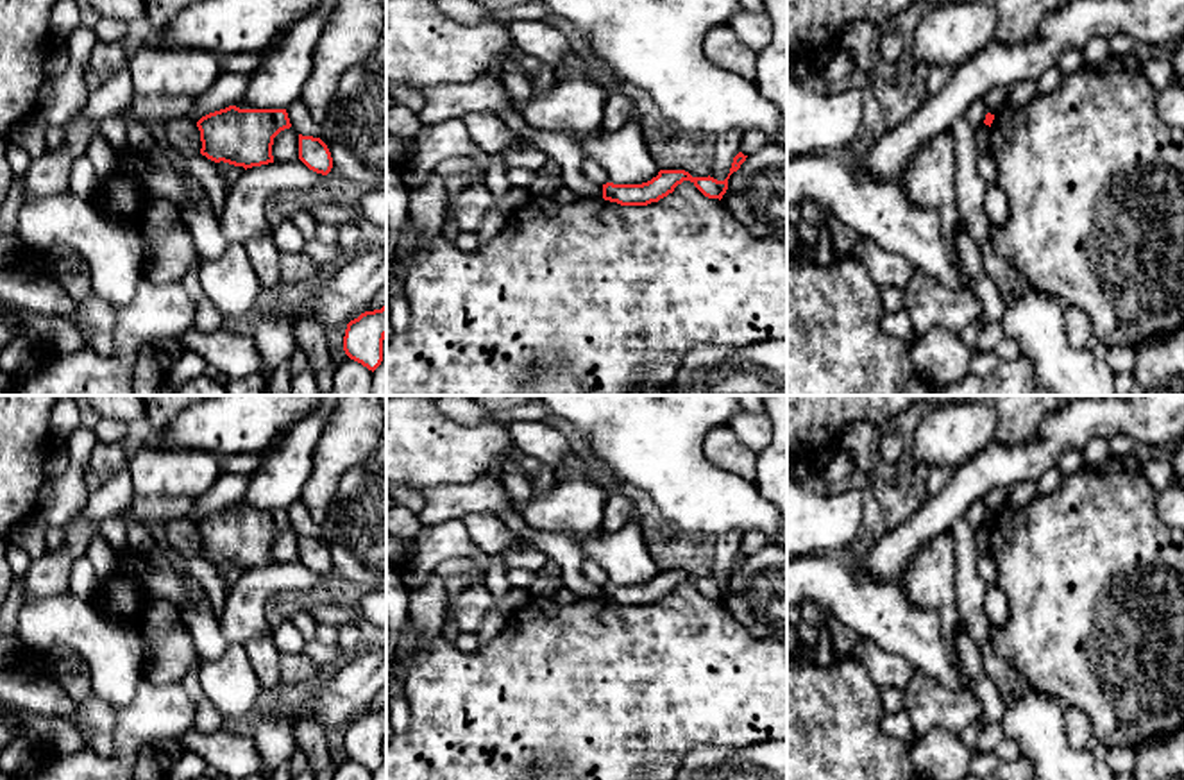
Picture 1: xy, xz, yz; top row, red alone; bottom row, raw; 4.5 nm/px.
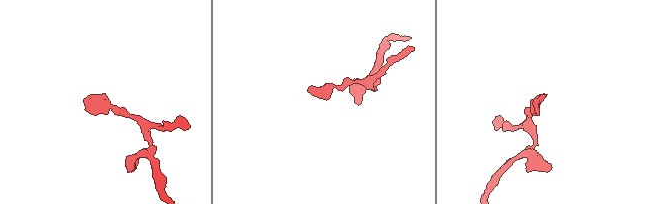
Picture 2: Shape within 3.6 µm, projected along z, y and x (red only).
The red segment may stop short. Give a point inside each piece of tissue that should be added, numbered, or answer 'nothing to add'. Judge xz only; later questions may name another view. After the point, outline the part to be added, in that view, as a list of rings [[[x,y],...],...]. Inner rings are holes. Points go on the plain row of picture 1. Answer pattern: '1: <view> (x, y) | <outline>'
nothing to add

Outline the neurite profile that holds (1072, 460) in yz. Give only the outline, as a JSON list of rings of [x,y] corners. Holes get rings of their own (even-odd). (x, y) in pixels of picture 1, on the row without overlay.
[[[1068,449],[1062,453],[1062,456],[1057,462],[1059,471],[1064,476],[1075,474],[1080,469],[1086,467],[1084,453],[1082,449]]]

